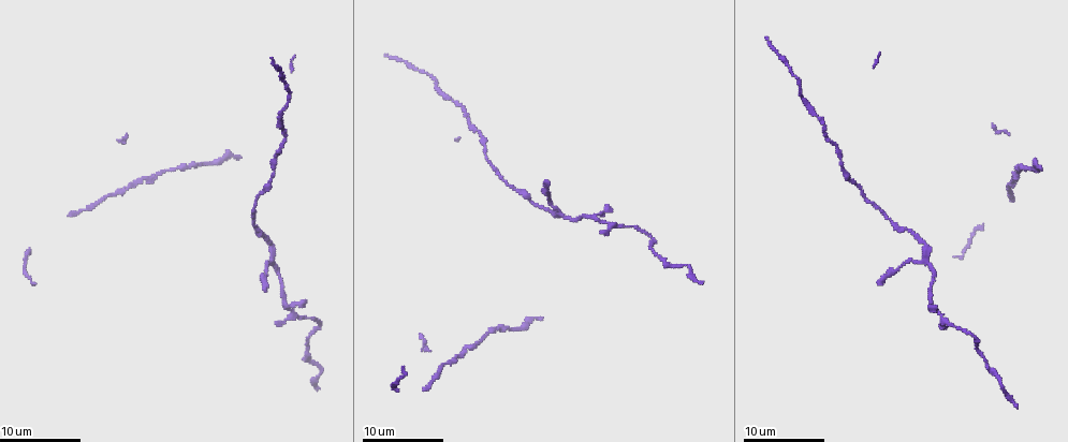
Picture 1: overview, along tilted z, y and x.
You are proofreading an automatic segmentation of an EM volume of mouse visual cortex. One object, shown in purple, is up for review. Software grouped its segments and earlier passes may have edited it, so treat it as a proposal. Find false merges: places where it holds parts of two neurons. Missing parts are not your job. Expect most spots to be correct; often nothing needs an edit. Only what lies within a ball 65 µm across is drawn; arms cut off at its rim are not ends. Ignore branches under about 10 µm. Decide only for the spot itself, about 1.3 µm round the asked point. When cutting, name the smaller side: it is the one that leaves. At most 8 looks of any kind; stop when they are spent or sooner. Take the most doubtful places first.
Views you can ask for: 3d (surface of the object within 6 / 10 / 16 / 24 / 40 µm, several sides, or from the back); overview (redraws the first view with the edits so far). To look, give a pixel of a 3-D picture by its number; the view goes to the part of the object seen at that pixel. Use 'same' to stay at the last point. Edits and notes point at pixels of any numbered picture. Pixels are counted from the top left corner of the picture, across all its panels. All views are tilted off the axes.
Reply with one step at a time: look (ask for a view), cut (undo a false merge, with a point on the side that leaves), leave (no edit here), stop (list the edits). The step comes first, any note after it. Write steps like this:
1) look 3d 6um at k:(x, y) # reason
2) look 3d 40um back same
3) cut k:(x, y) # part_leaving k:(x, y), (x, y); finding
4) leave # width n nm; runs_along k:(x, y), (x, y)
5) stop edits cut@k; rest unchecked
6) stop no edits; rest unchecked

look 3d 10um at 1:(804, 98) # calibre changes

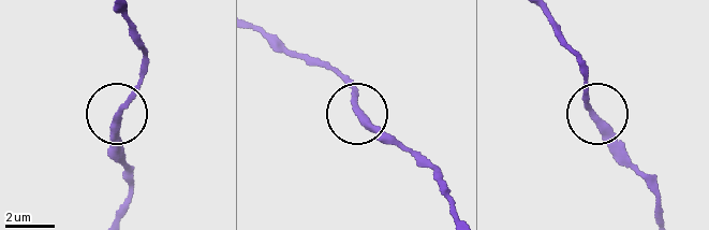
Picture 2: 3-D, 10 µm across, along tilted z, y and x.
leave # runs_along 2:(119, 212), (133, 182), (117, 116), (135, 94), (143, 55); one neuron here

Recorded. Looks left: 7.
look 3d 10um at 1:(602, 221) # thin neck

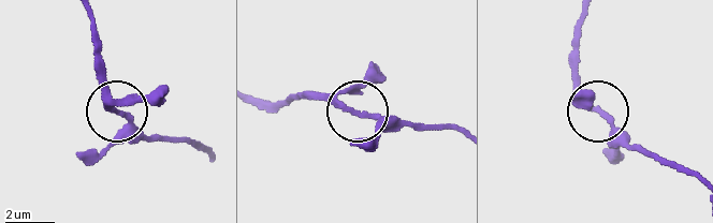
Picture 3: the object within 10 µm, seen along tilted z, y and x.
look 3d 6um at 3:(599, 114) # closer look

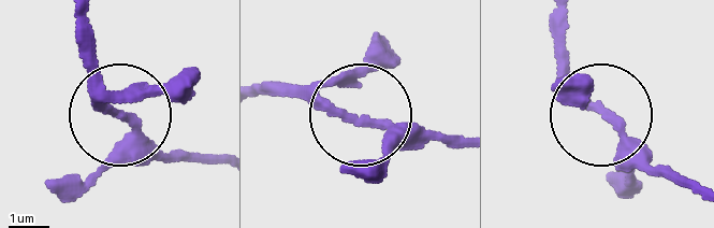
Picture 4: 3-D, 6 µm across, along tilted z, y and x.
leave # width 200 nm; all the same neuron

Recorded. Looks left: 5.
look 3d 16um at 1:(318, 319) # calibre changes

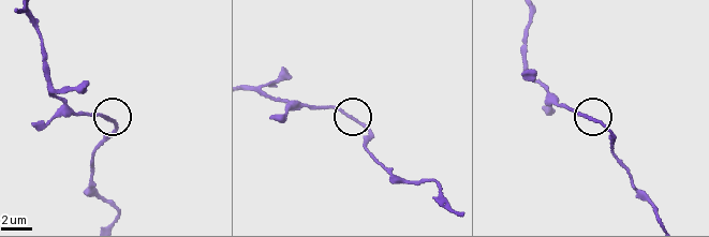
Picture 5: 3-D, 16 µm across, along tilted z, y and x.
look 3d 6um at 5:(354, 117)

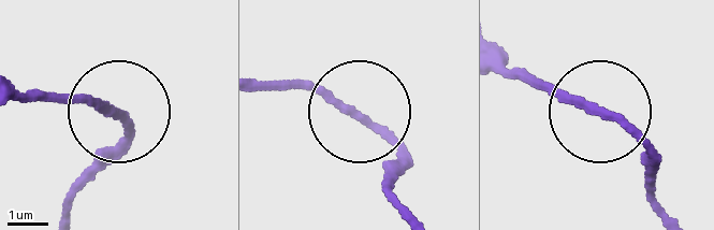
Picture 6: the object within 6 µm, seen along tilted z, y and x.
leave # runs_along 6:(260, 85), (331, 94), (394, 146), (395, 177); one neuron here

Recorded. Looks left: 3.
look 3d 6um at 1:(309, 347) # calibre changes

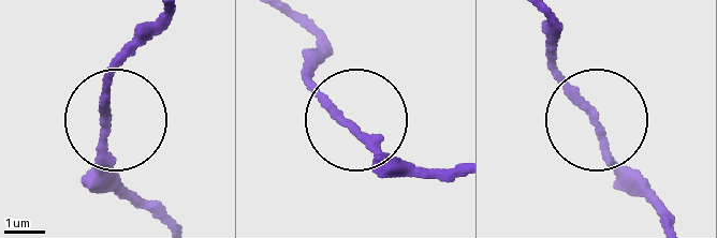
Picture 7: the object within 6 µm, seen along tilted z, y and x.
leave # runs_along 7:(545, 20), (561, 86), (650, 184); all the same neuron

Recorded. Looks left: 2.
stop no edits; rest unchecked

